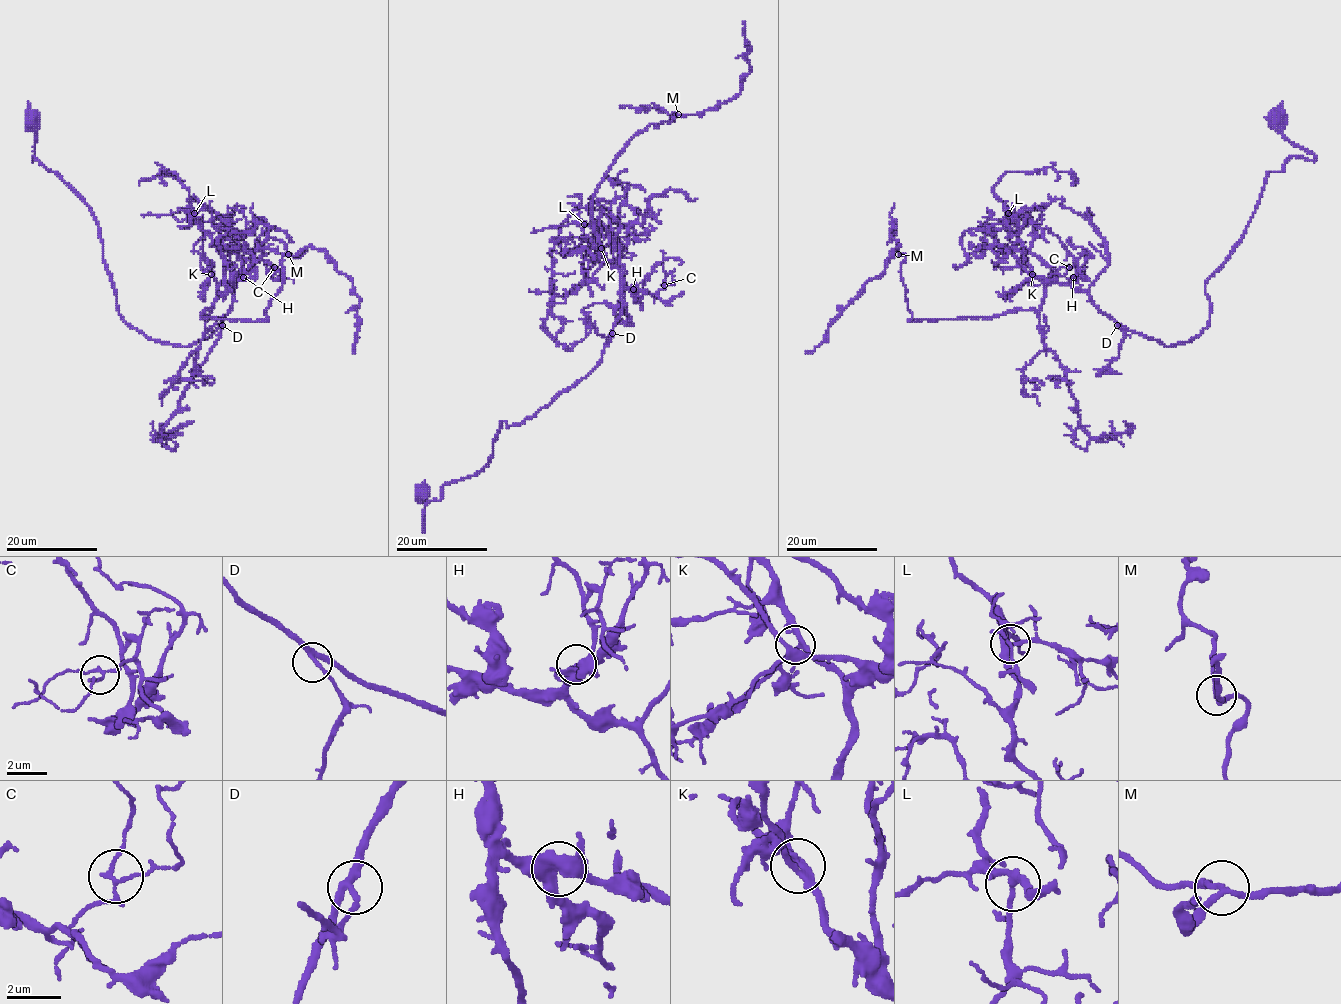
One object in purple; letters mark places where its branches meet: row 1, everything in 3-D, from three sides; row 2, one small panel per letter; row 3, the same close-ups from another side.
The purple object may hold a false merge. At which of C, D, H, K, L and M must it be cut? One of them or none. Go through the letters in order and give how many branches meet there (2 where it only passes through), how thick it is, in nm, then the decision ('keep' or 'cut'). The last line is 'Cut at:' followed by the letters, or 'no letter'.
C: 3 branches meet; 140 nm thick; keep
D: 3 branches meet; 240 nm thick; keep
H: 3 branches meet; 400 nm thick; keep
K: 3 branches meet; 240 nm thick; keep
L: 3 branches meet; 240 nm thick; keep
M: 3 branches meet; 200 nm thick; keep
Cut at: no letter

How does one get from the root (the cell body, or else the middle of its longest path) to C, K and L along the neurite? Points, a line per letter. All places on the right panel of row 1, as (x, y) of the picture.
C: (1276, 121), (1315, 158), (1268, 174), (1206, 283), (1196, 337), (1165, 346), (1125, 329), (1069, 267)
K: (1276, 121), (1315, 158), (1268, 174), (1206, 283), (1196, 337), (1165, 346), (1032, 274)
L: (1276, 121), (1315, 158), (1268, 174), (1206, 283), (1209, 324), (1175, 346), (1043, 283), (1008, 213)

